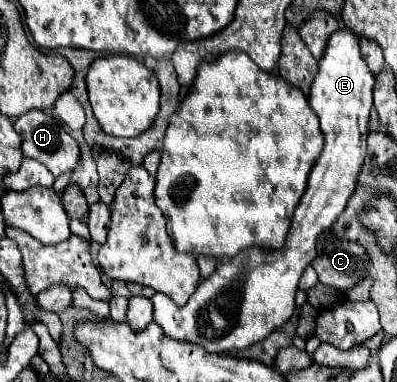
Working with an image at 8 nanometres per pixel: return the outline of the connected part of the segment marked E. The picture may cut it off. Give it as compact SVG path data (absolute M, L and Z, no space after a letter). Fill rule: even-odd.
M340 29L330 37L330 45L322 61L318 61L318 67L308 99L320 119L324 149L314 171L310 171L306 193L294 211L284 247L266 255L260 249L246 249L238 253L238 257L222 261L216 271L198 285L184 307L178 307L164 293L156 293L150 299L154 305L154 321L168 337L198 343L208 353L230 353L266 339L294 313L298 281L306 265L316 257L318 235L334 225L354 193L366 157L368 117L372 109L374 75L366 69L358 49L358 37L350 29Z

